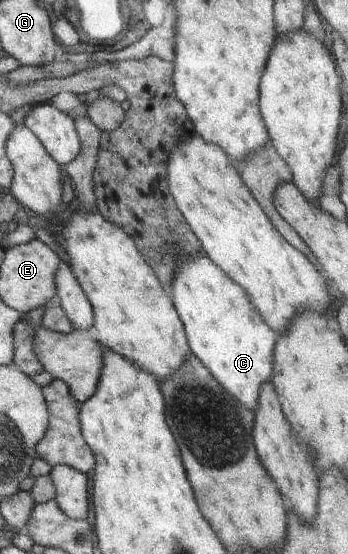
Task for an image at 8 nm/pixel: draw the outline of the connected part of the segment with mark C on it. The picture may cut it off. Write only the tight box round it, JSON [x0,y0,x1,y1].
[168,254,279,412]

